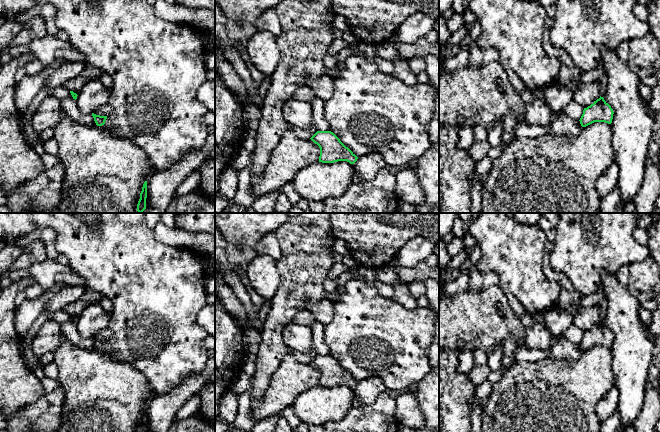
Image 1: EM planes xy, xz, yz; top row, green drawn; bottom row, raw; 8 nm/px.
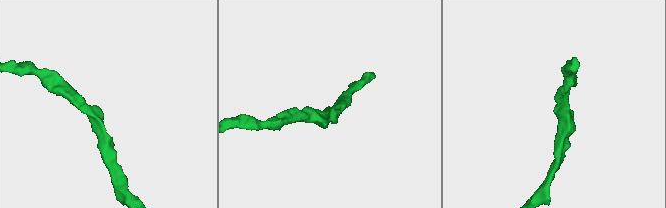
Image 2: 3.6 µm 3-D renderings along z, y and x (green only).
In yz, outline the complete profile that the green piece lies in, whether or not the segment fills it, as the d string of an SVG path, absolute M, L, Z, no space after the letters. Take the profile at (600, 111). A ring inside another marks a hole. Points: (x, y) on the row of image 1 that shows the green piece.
M600 96L600 98L594 101L593 104L584 108L579 121L582 127L586 127L594 122L611 124L613 114L614 112L611 106Z

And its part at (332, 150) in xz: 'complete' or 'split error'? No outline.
complete

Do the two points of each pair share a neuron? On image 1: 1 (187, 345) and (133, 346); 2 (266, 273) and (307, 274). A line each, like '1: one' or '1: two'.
1: one
2: two

